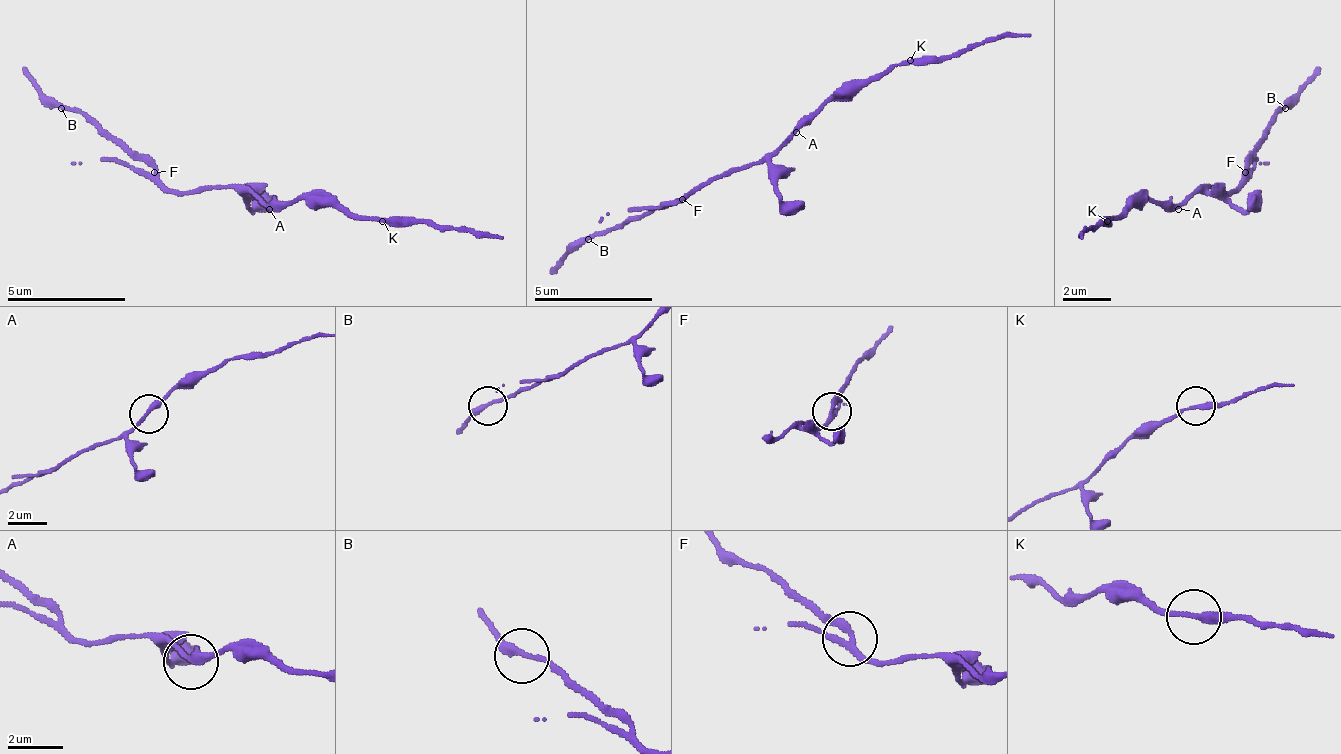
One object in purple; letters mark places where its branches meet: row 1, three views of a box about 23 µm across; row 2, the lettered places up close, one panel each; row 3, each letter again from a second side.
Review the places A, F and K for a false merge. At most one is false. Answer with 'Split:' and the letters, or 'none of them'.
Split: F

